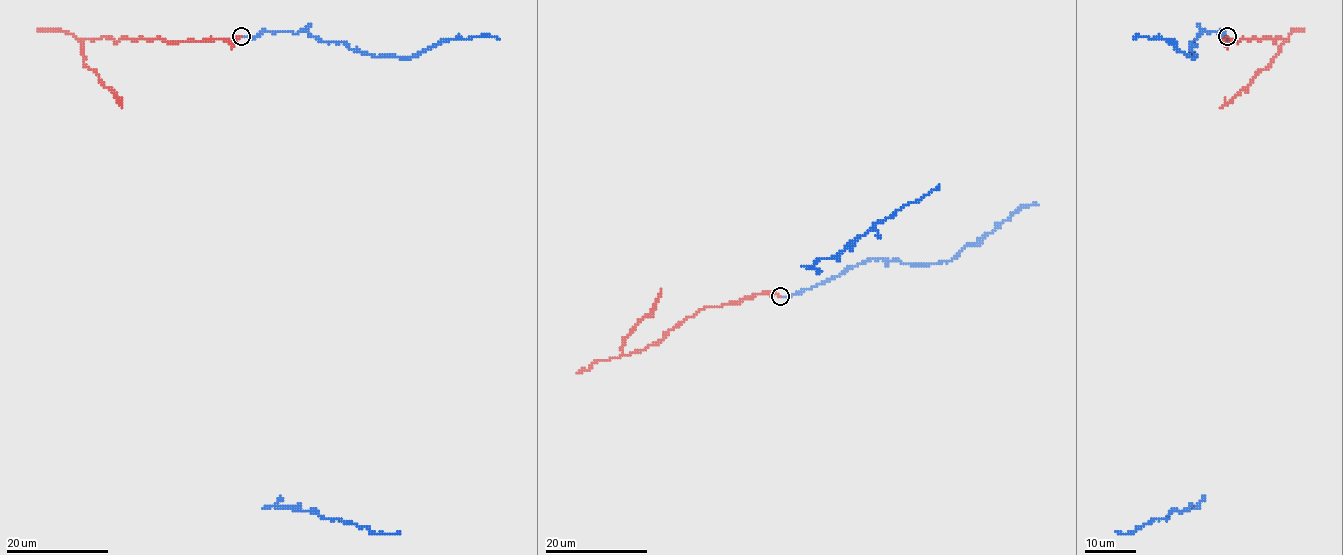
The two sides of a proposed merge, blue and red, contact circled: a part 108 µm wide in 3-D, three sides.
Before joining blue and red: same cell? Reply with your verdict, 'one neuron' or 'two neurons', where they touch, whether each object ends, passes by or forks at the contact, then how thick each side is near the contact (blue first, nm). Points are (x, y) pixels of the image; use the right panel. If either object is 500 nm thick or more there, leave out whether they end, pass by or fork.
two neurons | (1227, 36) | blue ends | red ends | 220/170 nm

